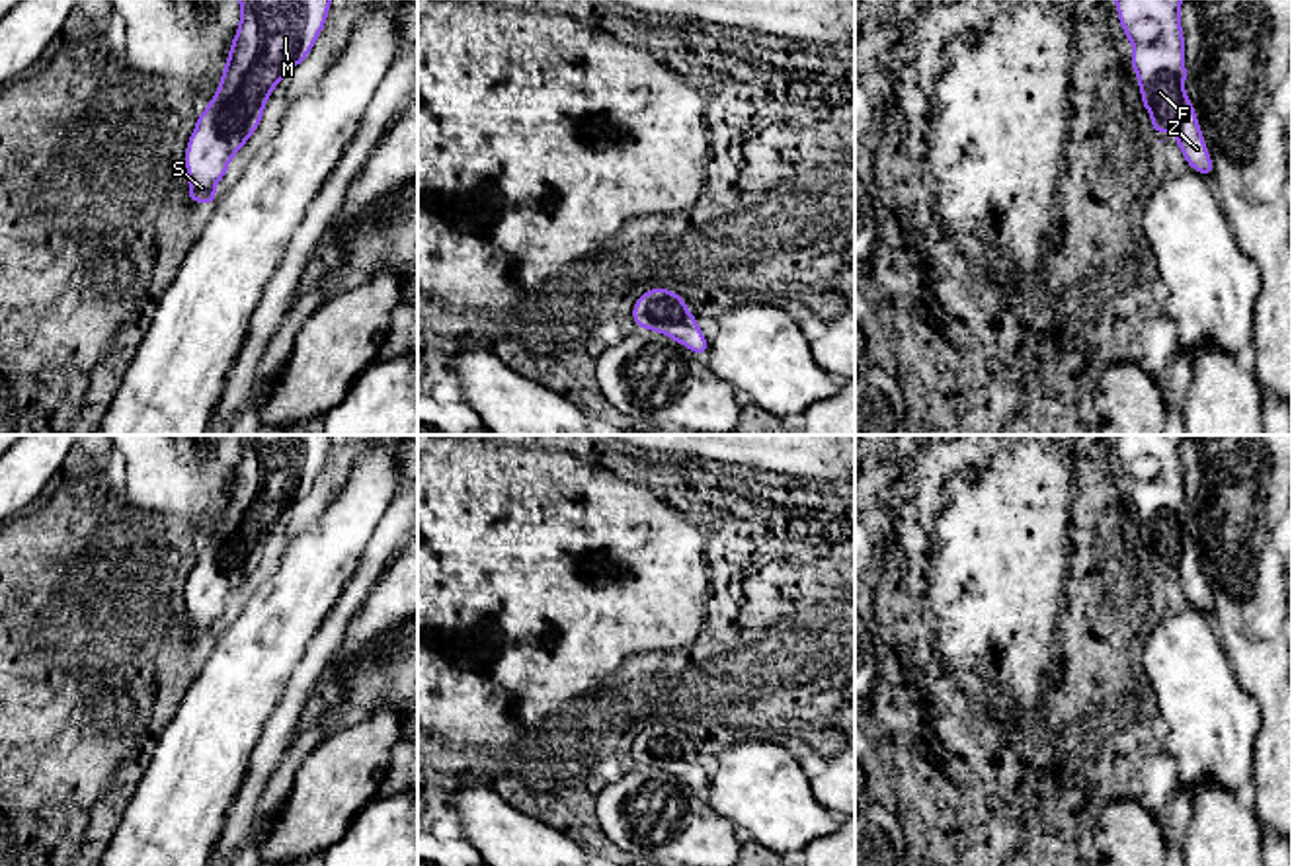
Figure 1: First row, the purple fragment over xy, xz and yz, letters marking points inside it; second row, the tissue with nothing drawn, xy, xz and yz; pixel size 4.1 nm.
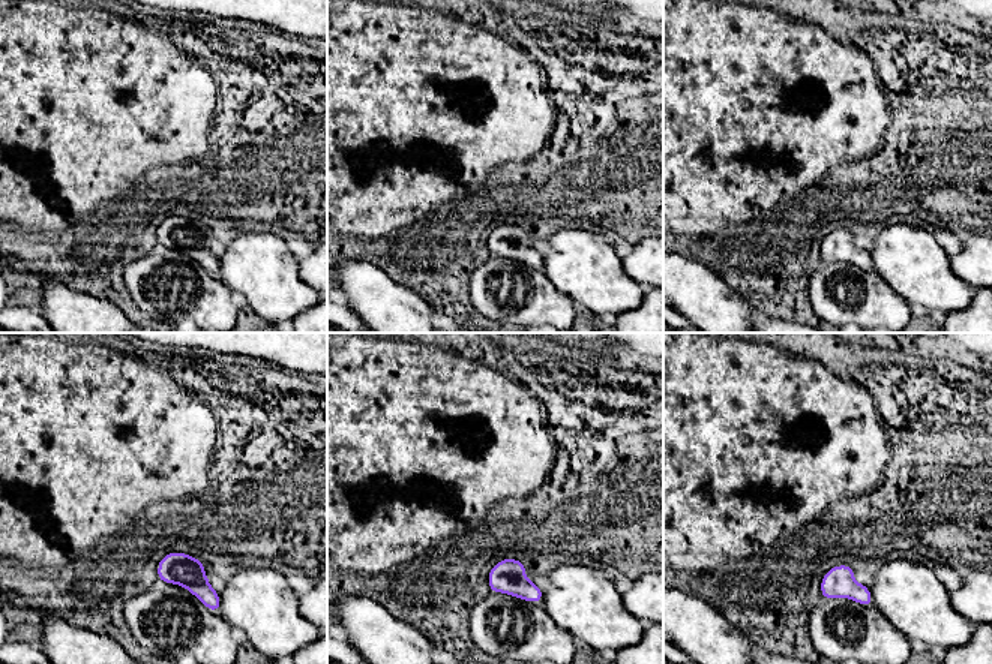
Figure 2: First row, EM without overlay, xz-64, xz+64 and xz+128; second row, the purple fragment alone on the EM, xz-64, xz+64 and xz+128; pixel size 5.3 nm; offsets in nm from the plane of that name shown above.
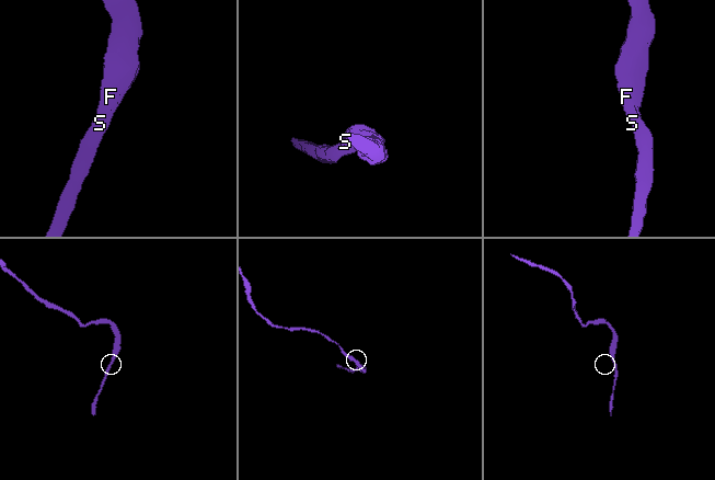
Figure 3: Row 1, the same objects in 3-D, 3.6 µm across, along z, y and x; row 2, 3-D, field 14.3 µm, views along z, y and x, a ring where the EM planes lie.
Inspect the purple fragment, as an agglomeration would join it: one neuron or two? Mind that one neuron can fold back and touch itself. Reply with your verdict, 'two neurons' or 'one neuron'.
one neuron

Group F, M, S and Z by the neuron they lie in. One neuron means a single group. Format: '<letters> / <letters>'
F M S Z

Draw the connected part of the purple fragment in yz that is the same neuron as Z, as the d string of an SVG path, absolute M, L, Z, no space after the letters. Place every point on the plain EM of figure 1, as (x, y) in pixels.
M1114 435L1114 445L1124 472L1132 480L1130 503L1140 523L1142 544L1151 554L1151 566L1175 570L1175 581L1181 585L1187 603L1212 614L1214 603L1206 585L1194 542L1187 534L1185 470L1181 464L1181 441L1185 435Z

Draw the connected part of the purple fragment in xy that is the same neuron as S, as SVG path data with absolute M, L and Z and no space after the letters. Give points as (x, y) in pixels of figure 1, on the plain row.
M236 435L240 458L226 492L219 525L185 583L187 638L215 642L215 626L226 612L230 597L250 577L263 556L263 544L273 525L291 511L320 474L334 435Z

